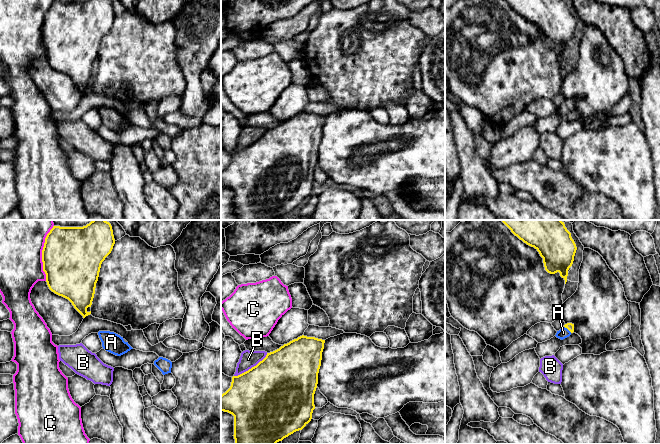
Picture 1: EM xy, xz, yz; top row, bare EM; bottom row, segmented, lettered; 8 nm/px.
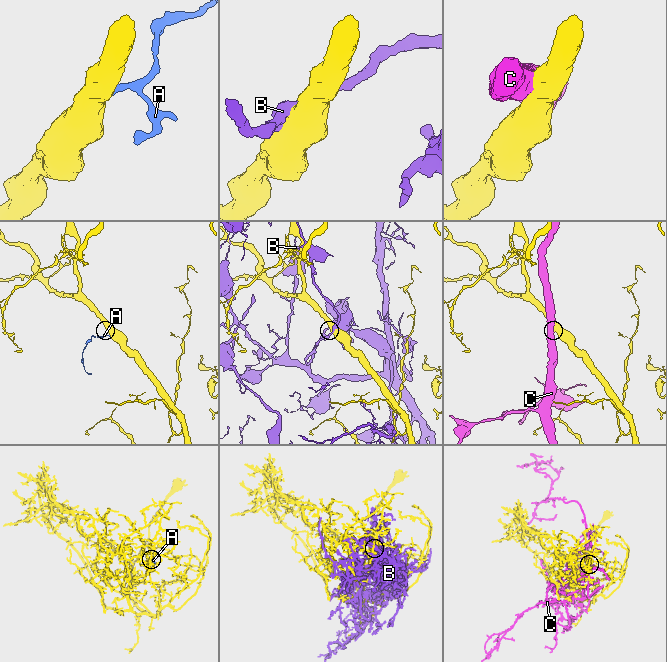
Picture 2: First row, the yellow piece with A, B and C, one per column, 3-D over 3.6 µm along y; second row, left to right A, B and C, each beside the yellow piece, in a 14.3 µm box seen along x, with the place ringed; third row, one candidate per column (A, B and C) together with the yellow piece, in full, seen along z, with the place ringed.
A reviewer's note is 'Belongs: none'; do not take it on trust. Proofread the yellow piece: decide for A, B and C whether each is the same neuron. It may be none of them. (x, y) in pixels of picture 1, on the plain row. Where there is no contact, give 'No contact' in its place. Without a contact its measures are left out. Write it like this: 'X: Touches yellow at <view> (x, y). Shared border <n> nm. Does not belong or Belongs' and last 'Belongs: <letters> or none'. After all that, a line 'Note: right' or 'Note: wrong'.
A: Touches yellow at yz (568, 105). Shared border 80 nm. Belongs
B: Touches yellow at xz (252, 143). Shared border 320 nm. Does not belong
C: Touches yellow at xy (42, 29). Shared border 460 nm. Does not belong
Belongs: A
Note: wrong

